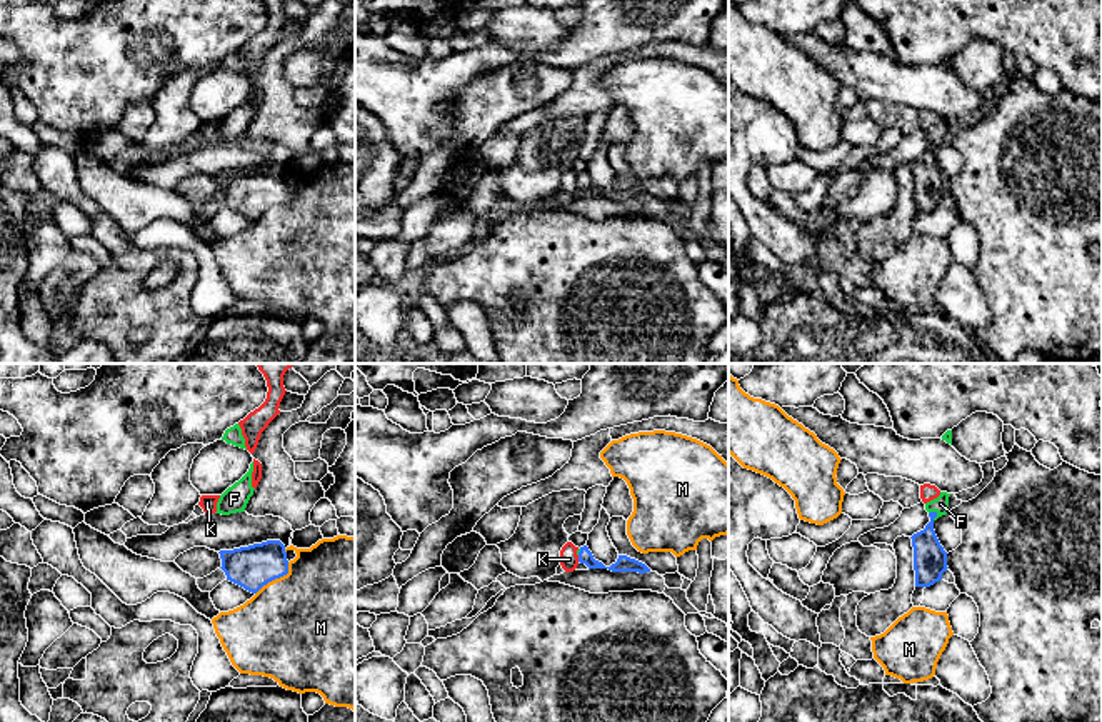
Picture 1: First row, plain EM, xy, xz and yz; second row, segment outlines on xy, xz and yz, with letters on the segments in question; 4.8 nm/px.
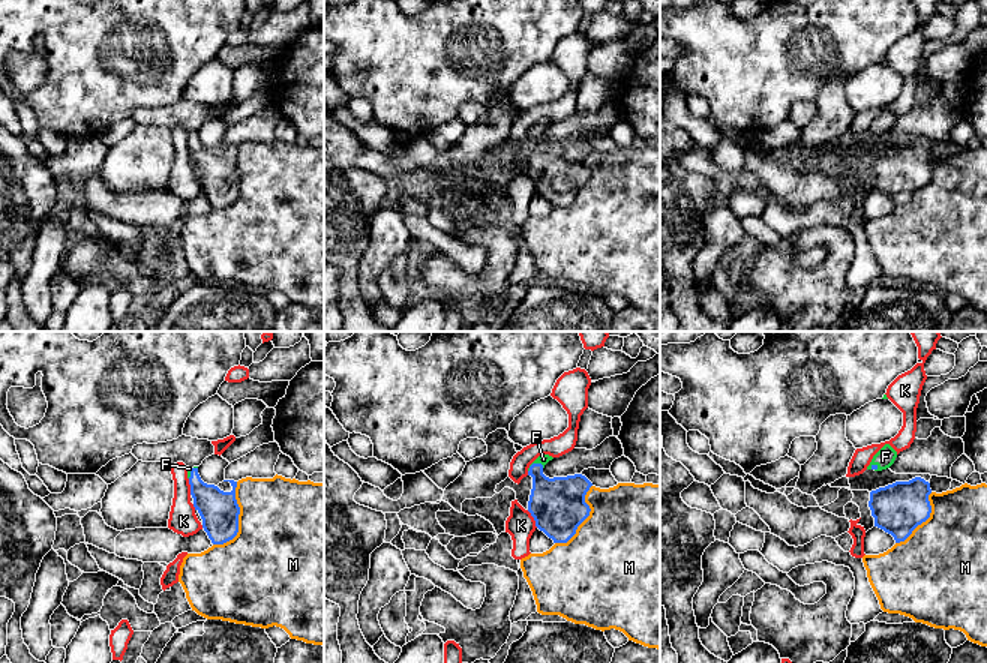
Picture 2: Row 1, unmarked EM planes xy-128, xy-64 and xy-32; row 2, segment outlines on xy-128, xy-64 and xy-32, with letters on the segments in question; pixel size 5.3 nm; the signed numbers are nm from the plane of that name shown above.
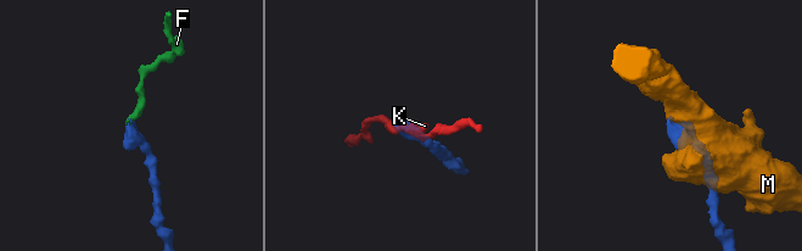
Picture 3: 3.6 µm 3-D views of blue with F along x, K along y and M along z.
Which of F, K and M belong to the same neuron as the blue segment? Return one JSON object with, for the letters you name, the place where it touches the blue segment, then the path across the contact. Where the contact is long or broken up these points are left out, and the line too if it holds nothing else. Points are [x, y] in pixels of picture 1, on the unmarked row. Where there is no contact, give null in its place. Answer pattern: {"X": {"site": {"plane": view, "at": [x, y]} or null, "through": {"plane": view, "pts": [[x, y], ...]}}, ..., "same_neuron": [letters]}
{"F": {"site": {"plane": "yz", "at": [936, 142]}, "through": {"plane": "yz", "pts": [[929, 184], [929, 152], [936, 142], [941, 130]]}}, "same_neuron": ["F"]}

